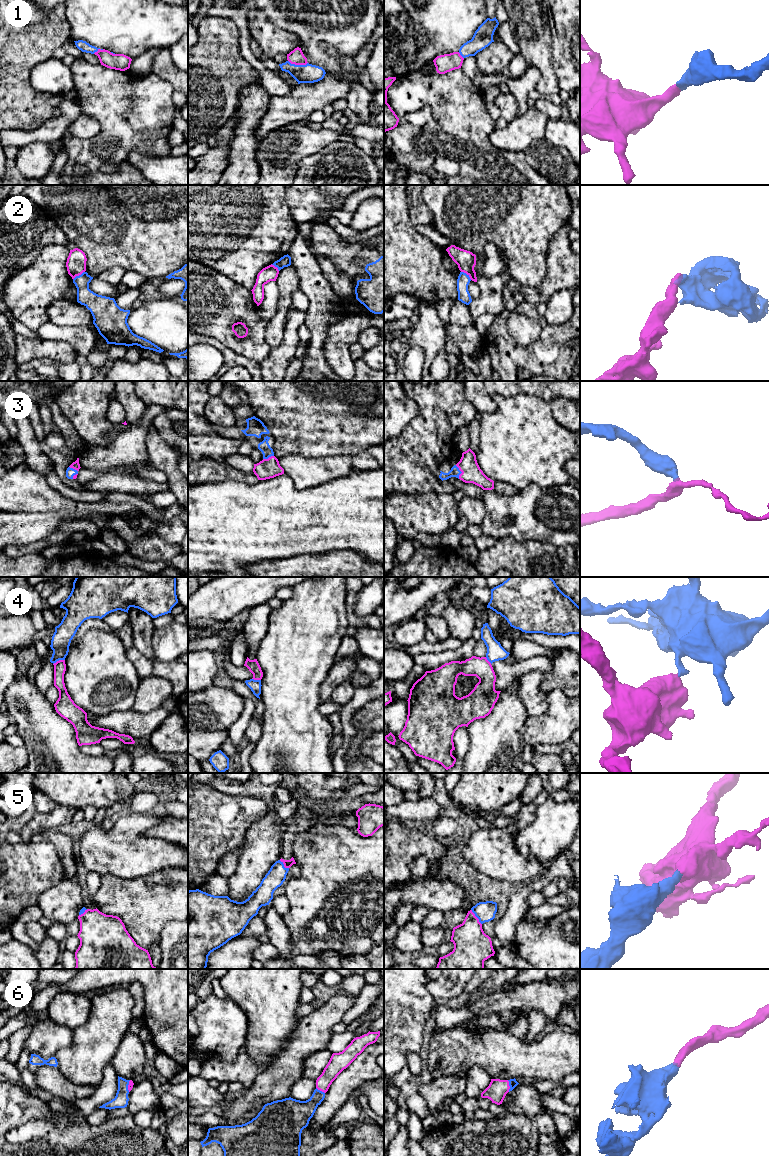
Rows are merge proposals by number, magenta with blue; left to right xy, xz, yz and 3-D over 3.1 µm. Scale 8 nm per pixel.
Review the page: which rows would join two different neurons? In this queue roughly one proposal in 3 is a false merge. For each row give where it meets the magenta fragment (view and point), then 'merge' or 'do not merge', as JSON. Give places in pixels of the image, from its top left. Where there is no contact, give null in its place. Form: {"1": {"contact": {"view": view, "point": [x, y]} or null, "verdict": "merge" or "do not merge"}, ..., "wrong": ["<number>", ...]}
{"1": {"contact": {"view": "xz", "point": [298, 64]}, "verdict": "merge"}, "2": {"contact": {"view": "yz", "point": [466, 273]}, "verdict": "do not merge"}, "3": {"contact": {"view": "yz", "point": [461, 471]}, "verdict": "merge"}, "4": {"contact": {"view": "xy", "point": [59, 660]}, "verdict": "do not merge"}, "5": {"contact": {"view": "yz", "point": [476, 917]}, "verdict": "merge"}, "6": {"contact": {"view": "yz", "point": [509, 1086]}, "verdict": "merge"}, "wrong": ["2", "4"]}

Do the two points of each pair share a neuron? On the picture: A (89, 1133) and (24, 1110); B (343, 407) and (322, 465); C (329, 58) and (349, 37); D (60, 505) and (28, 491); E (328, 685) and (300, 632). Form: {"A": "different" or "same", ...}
{"A": "different", "B": "different", "C": "same", "D": "same", "E": "different"}

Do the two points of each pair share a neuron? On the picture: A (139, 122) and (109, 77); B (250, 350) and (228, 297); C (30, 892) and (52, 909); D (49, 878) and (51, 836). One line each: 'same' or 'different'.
A: same
B: same
C: different
D: different

